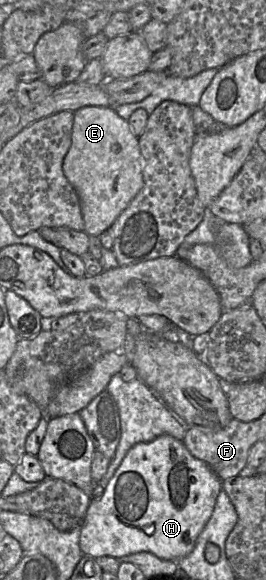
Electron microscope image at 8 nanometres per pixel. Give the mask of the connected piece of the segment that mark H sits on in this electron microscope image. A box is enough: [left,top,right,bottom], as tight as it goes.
[79,435,222,561]

